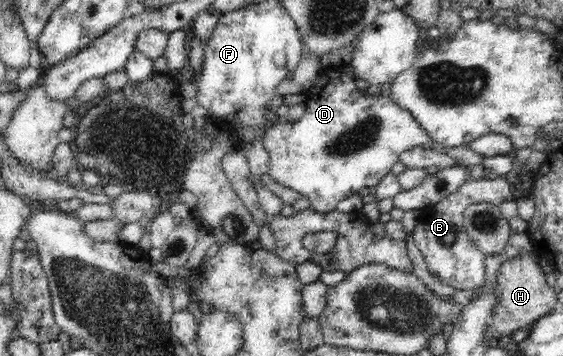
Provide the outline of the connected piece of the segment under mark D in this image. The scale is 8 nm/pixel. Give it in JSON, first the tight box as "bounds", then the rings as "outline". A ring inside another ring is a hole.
{"bounds":[264,68,436,214],"outline":[[[350,68],[329,69],[327,76],[317,76],[302,93],[302,118],[298,122],[272,122],[264,133],[264,148],[270,155],[269,176],[280,185],[306,196],[311,201],[310,208],[320,214],[336,210],[339,202],[359,193],[363,188],[376,186],[383,177],[391,173],[393,165],[400,160],[405,150],[436,146],[413,119],[413,115],[397,106],[390,96],[381,93],[377,93],[377,96],[363,96],[363,92],[353,84],[355,77]]]}

